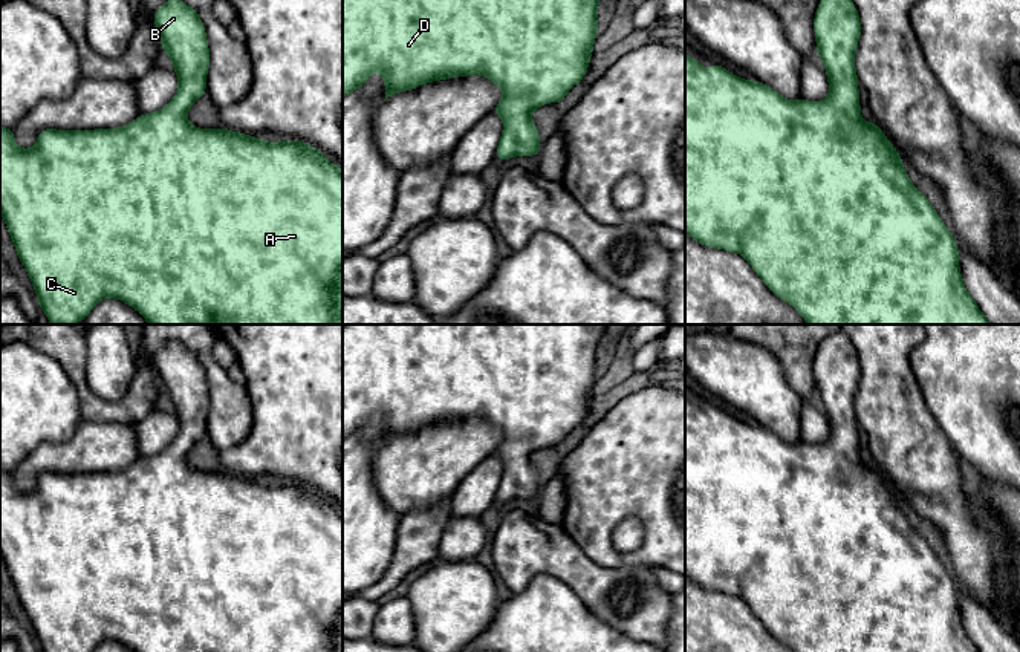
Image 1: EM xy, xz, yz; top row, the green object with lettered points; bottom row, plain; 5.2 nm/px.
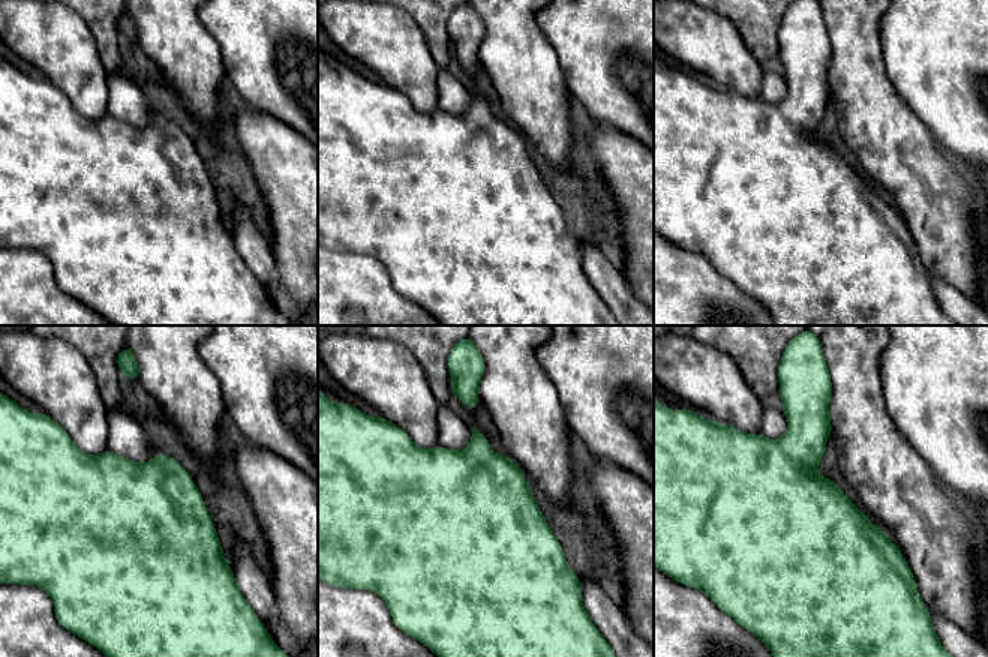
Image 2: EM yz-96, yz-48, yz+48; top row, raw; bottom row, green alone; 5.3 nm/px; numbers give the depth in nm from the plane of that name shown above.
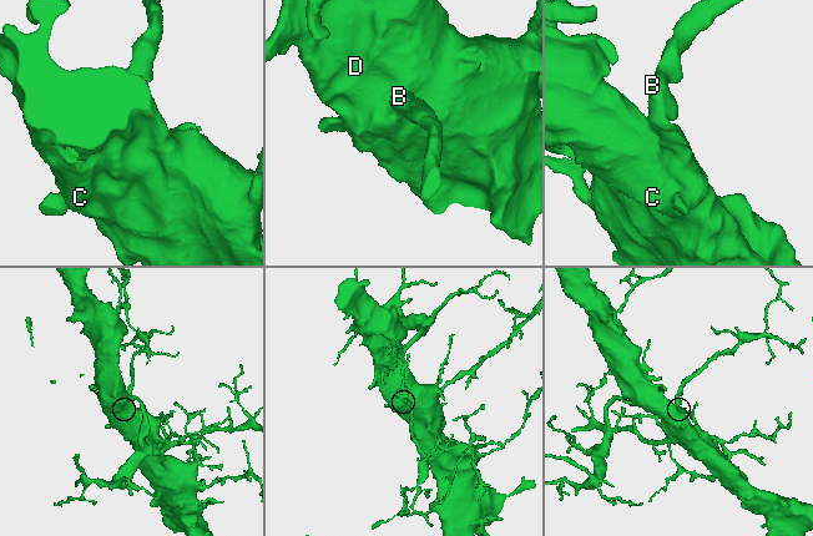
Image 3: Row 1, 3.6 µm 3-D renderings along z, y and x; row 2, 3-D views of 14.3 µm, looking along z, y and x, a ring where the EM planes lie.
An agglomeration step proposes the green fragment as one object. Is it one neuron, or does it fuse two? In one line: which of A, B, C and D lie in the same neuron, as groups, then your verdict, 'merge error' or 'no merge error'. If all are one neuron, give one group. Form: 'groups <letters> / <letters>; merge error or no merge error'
groups A B C D; no merge error

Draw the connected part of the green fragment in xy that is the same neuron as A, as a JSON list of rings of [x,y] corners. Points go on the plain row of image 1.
[[[177,341],[167,343],[154,357],[153,366],[161,378],[162,395],[173,404],[173,413],[179,422],[179,432],[173,442],[154,456],[139,458],[128,468],[118,471],[96,471],[96,473],[55,473],[43,471],[37,478],[34,491],[18,491],[12,471],[0,470],[0,556],[3,557],[6,572],[11,577],[17,598],[31,620],[37,643],[41,652],[93,652],[102,641],[118,641],[132,649],[133,652],[343,652],[343,513],[333,505],[329,505],[324,497],[315,490],[303,484],[280,484],[266,485],[255,479],[228,471],[197,471],[188,465],[187,456],[194,444],[206,435],[206,416],[210,410],[210,389],[206,384],[205,369],[191,349]]]

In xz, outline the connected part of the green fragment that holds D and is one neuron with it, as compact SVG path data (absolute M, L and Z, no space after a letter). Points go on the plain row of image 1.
M343 324L343 441L361 430L373 415L382 416L385 442L393 436L411 433L425 425L482 418L494 424L503 435L502 444L492 453L505 465L495 502L540 497L538 471L532 465L531 455L544 445L563 445L566 436L584 421L593 396L593 384L599 375L596 358L604 329L606 324Z

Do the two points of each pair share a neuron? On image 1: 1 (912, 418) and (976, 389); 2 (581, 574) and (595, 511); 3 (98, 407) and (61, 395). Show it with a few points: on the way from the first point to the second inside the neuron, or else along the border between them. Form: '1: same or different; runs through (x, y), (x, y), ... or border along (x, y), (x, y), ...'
1: different; border along (916, 377), (925, 406), (948, 441)
2: different; border along (561, 528), (592, 560), (603, 567), (620, 568)
3: different; border along (63, 369), (75, 389), (81, 418)

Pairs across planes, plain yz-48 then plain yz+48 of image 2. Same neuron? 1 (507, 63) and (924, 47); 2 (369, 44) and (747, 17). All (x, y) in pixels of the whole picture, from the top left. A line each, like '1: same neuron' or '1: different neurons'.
1: different neurons
2: different neurons

